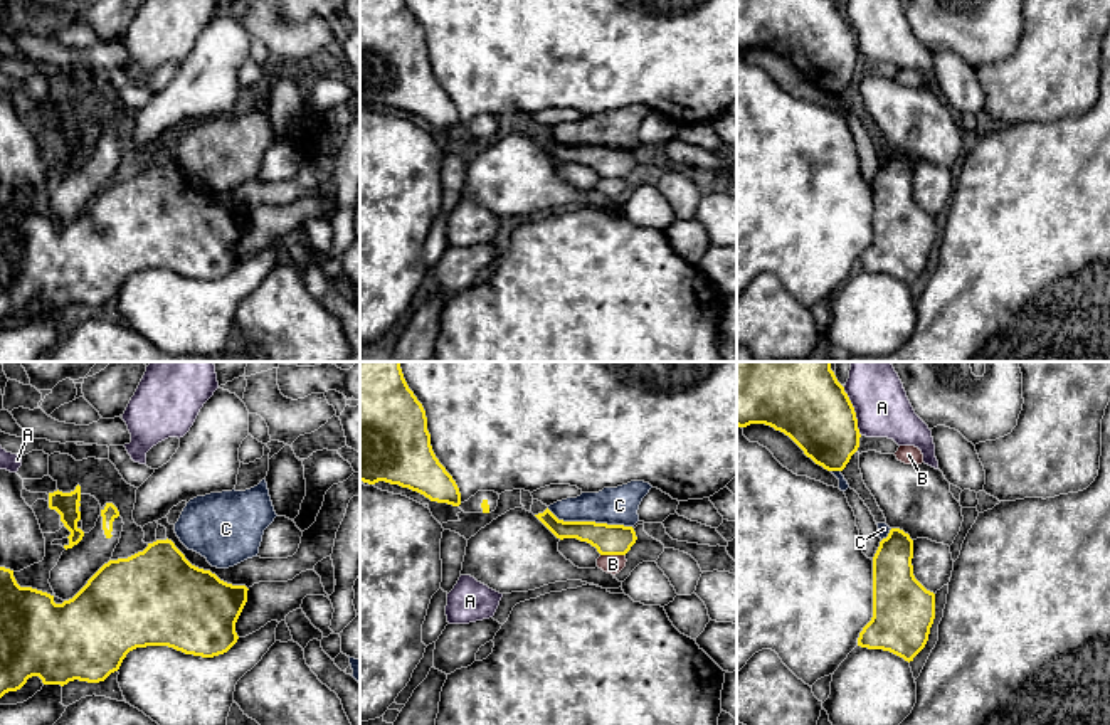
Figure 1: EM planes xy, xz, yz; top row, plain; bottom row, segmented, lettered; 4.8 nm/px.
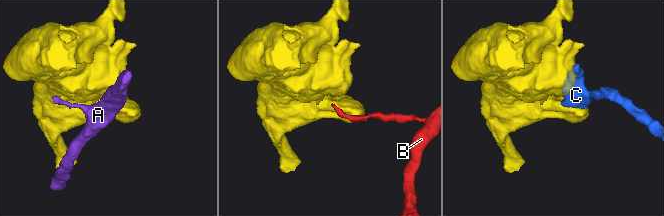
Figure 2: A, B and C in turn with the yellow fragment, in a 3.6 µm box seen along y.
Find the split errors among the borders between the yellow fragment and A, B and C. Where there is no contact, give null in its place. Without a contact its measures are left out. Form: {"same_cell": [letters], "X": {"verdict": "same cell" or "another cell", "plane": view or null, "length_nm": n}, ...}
{"same_cell": [], "A": {"verdict": "another cell", "plane": "yz", "length_nm": 260}, "B": {"verdict": "another cell", "plane": "xz", "length_nm": 120}, "C": {"verdict": "another cell", "plane": "xz", "length_nm": 420}}

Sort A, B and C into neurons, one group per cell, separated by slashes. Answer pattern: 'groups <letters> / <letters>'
groups A / B / C

